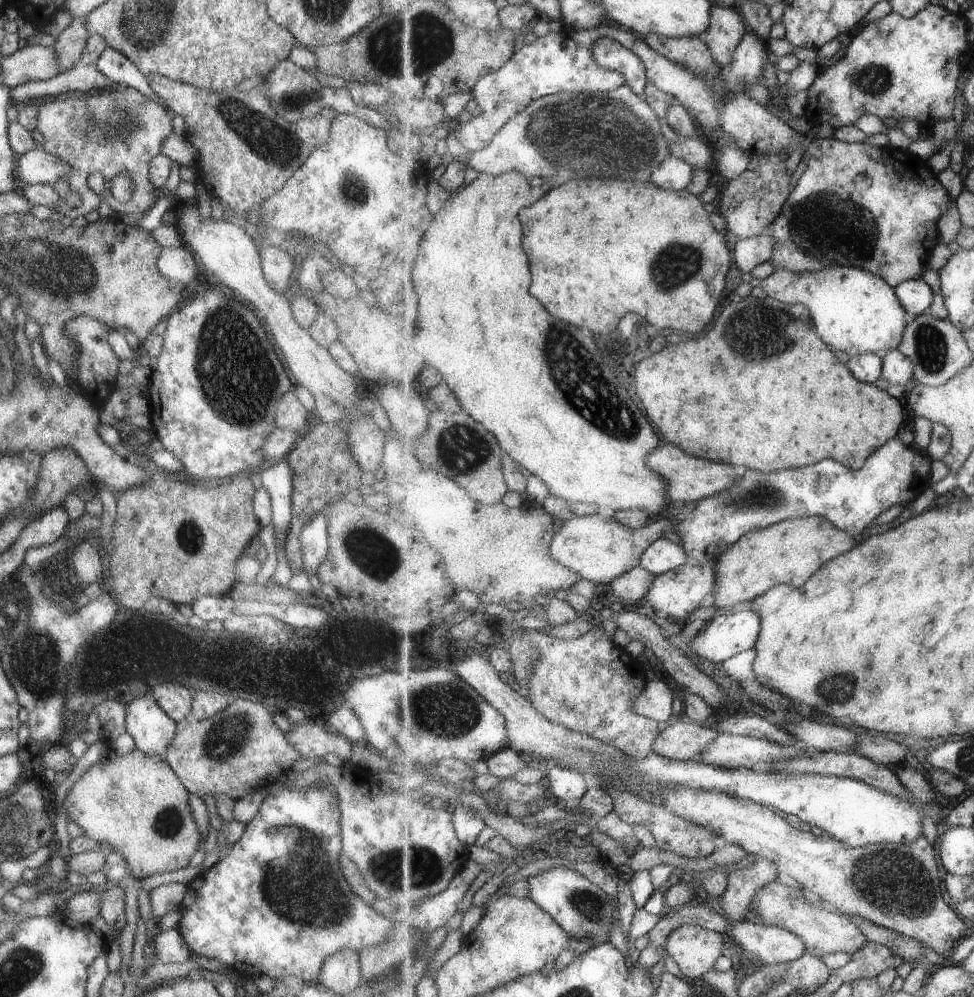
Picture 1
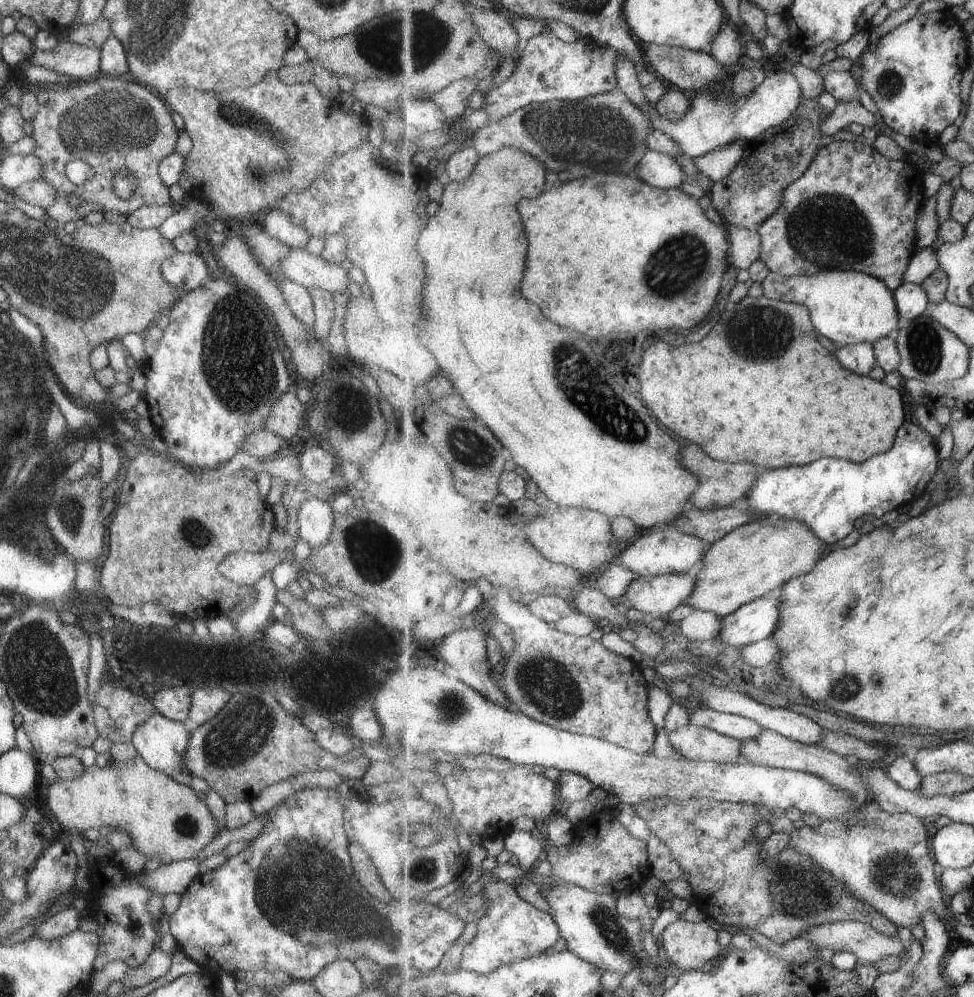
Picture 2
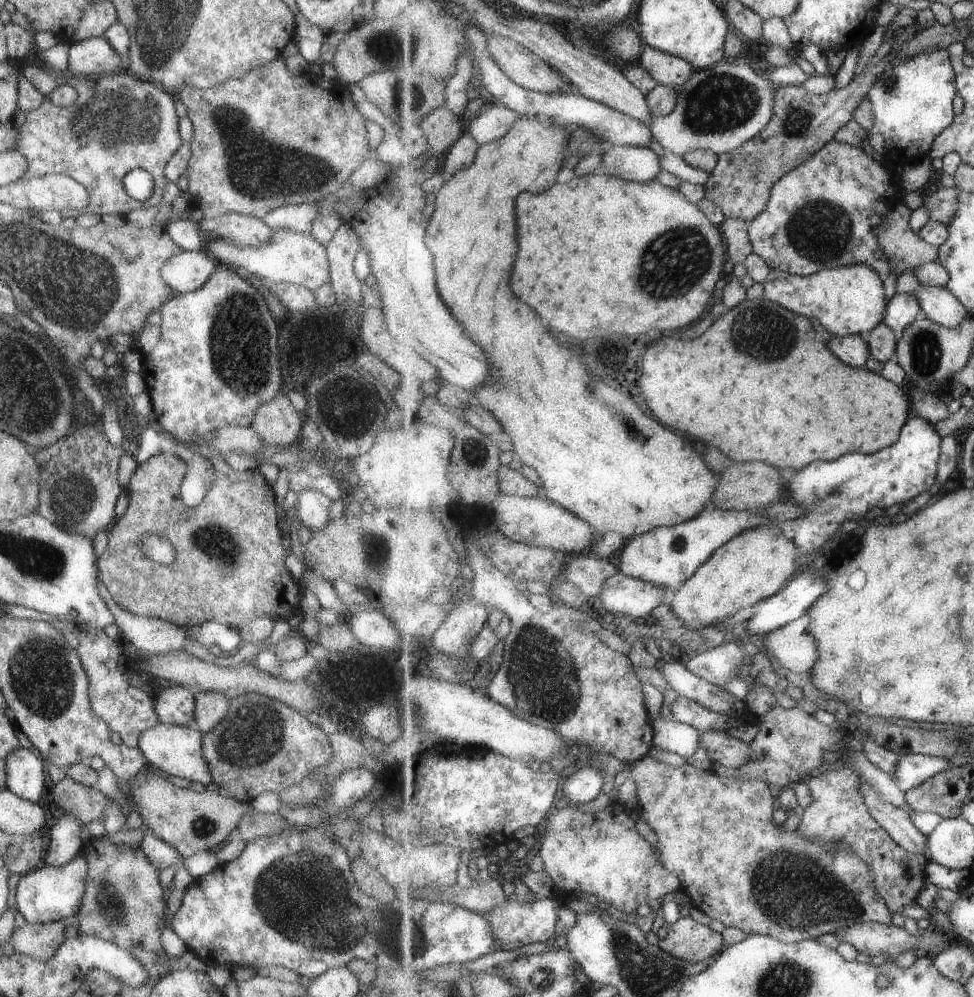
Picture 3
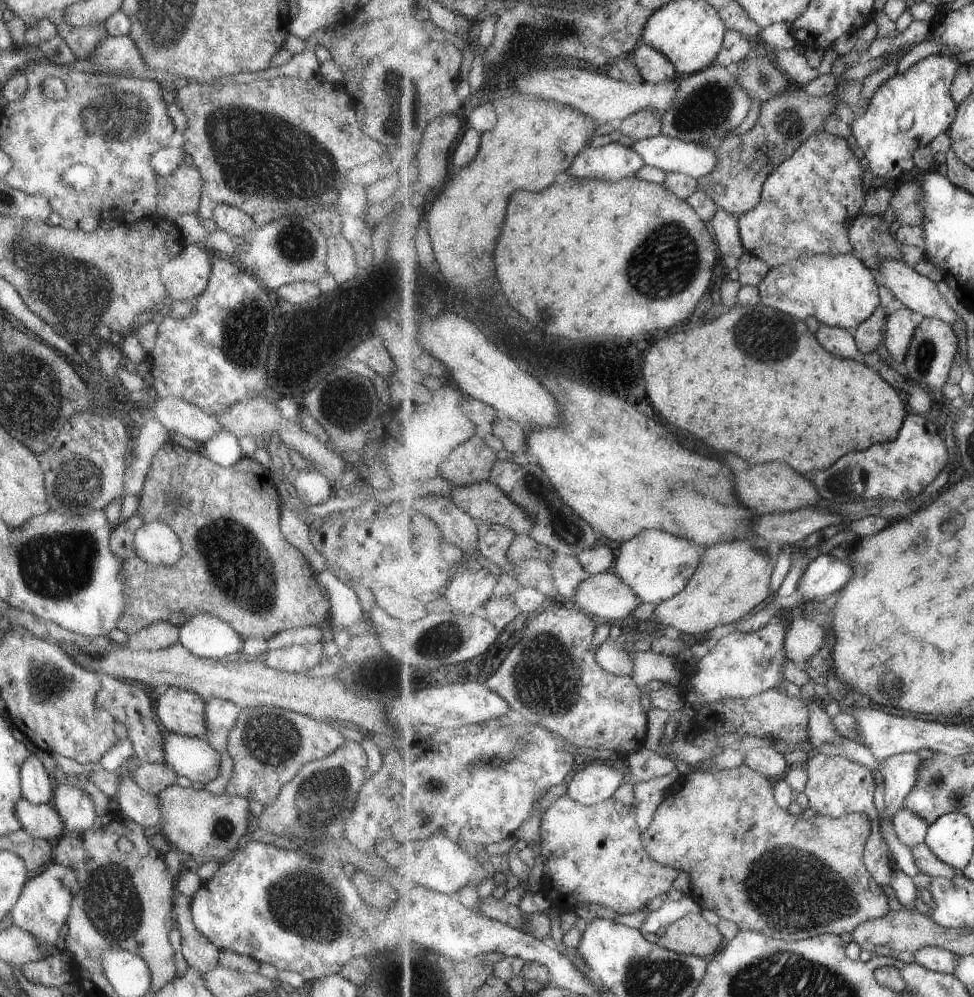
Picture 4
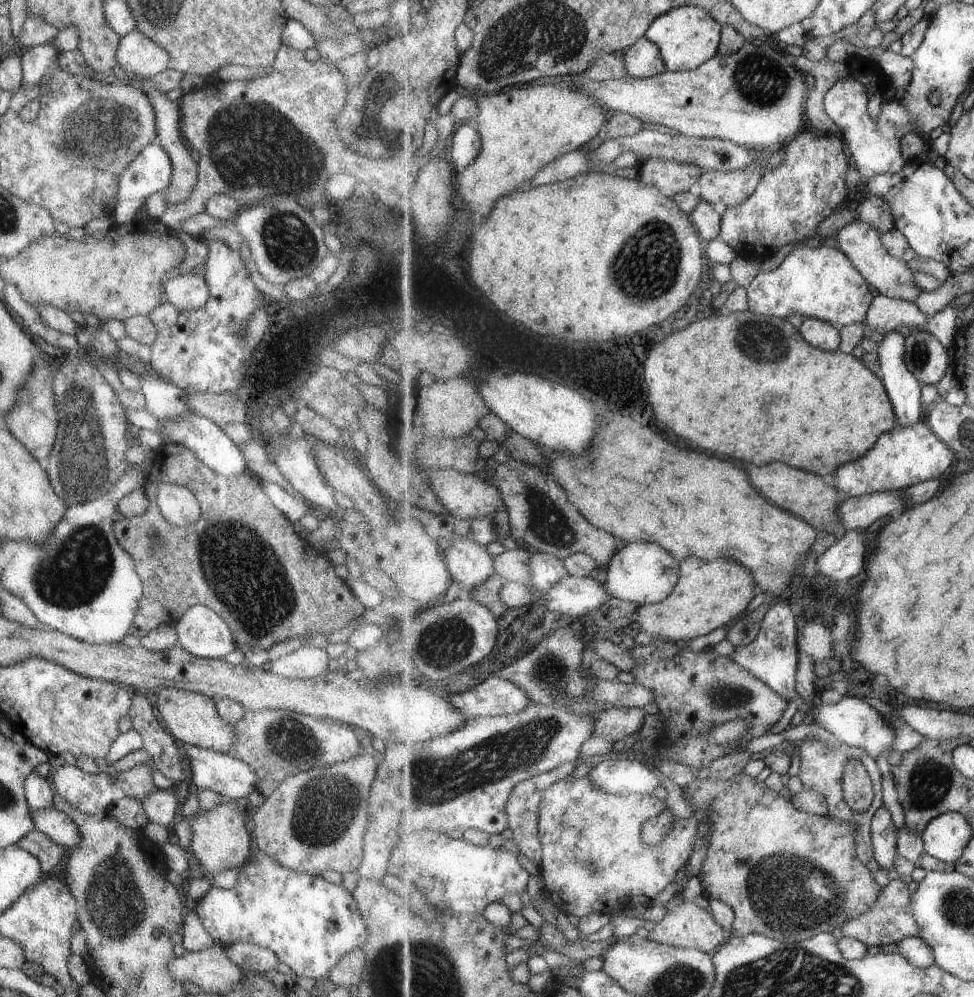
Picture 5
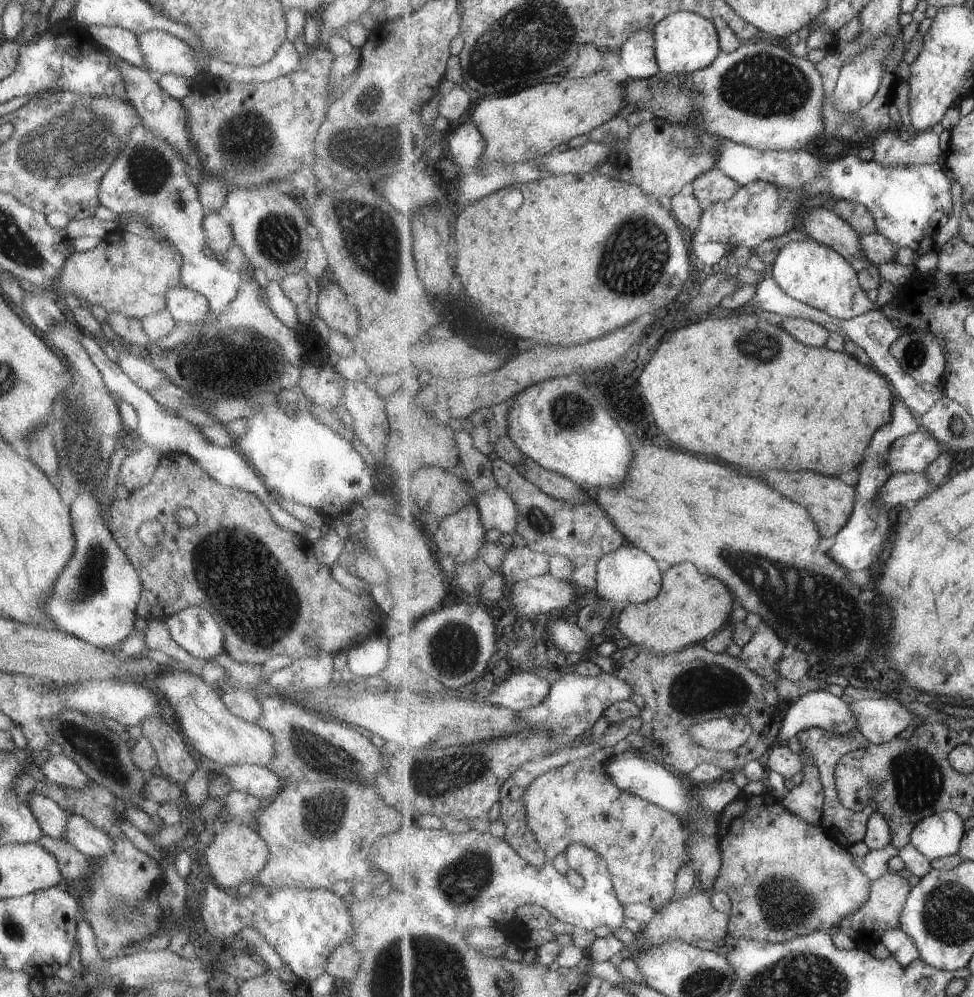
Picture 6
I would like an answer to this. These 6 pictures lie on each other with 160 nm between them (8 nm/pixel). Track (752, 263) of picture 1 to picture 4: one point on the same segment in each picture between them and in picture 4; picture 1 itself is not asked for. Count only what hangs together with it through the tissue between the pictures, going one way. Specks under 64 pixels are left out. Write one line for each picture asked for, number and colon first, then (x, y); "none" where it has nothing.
2: (745, 244)
3: (739, 245)
4: (725, 226)

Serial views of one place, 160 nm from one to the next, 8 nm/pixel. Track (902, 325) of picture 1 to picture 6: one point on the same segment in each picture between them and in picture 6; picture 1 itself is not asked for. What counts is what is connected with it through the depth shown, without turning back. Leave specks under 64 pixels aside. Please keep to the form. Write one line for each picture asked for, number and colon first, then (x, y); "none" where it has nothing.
2: (849, 307)
3: (851, 300)
4: (841, 291)
5: (823, 283)
6: (816, 274)

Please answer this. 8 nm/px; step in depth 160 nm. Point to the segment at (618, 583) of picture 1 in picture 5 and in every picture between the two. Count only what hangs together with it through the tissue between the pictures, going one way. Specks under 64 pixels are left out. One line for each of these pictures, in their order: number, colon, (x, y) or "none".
2: (613, 581)
3: (589, 573)
4: (568, 571)
5: (548, 569)

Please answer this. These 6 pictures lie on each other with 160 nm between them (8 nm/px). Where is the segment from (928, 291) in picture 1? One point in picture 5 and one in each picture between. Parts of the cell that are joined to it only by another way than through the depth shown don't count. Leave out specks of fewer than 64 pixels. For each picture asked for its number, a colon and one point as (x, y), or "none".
2: (911, 299)
3: (903, 309)
4: (899, 330)
5: (904, 388)

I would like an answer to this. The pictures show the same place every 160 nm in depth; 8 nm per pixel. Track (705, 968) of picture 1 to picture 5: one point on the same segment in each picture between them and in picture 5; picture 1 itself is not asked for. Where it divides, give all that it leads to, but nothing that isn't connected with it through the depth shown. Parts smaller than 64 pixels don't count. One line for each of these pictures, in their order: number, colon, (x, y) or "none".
2: (689, 946)
3: (693, 942)
4: (692, 935)
5: (689, 926)

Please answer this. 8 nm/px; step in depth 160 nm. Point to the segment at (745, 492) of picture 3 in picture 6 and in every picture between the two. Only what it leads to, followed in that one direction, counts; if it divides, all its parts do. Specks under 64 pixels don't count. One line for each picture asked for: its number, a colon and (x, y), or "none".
4: (773, 487)
5: (806, 496)
6: (831, 503)

